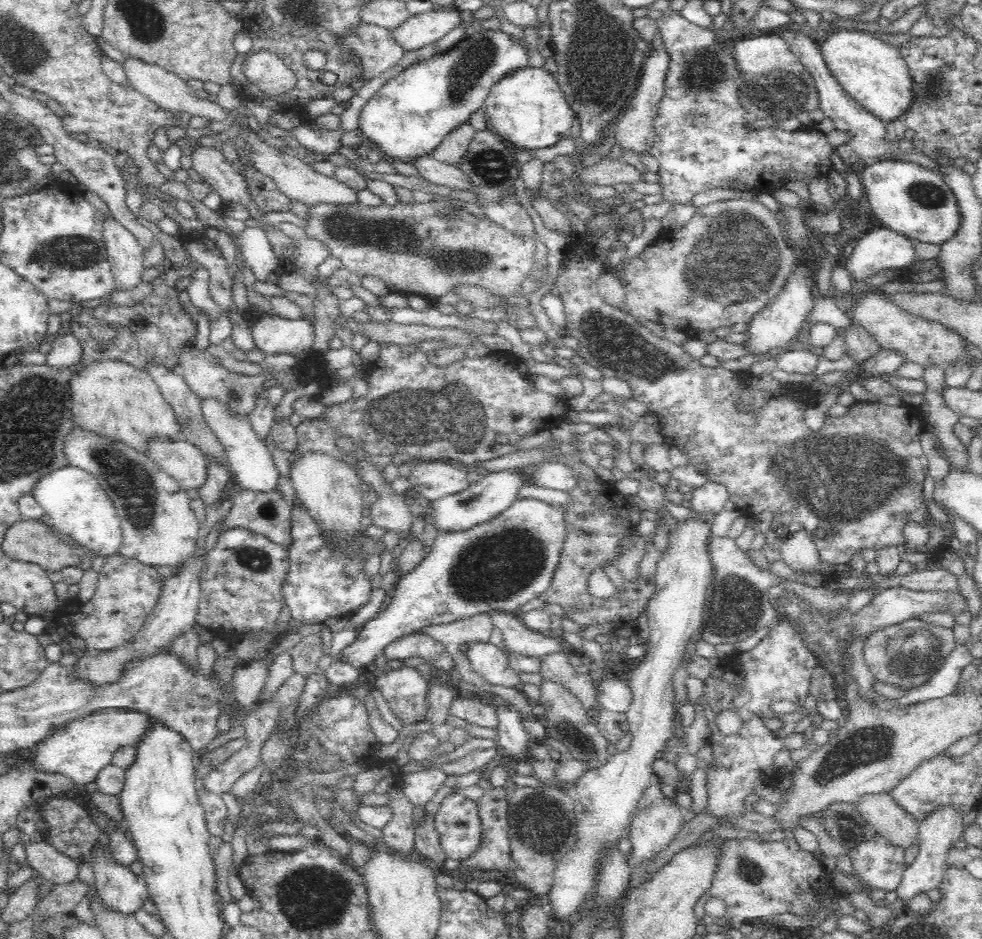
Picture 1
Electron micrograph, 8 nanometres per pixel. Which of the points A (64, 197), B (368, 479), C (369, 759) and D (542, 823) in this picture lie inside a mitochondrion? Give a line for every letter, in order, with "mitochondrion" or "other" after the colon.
A: other
B: other
C: other
D: mitochondrion

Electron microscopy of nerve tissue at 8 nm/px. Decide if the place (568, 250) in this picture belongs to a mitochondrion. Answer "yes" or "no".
no

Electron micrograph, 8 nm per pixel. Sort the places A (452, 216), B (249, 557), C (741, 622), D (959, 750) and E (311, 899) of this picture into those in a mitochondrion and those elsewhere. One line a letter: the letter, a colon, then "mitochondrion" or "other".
A: mitochondrion
B: mitochondrion
C: mitochondrion
D: other
E: mitochondrion

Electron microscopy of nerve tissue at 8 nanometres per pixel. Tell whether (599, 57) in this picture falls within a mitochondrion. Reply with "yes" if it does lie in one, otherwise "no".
yes

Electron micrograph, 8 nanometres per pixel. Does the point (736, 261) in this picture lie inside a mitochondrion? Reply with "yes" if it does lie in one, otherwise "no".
yes

